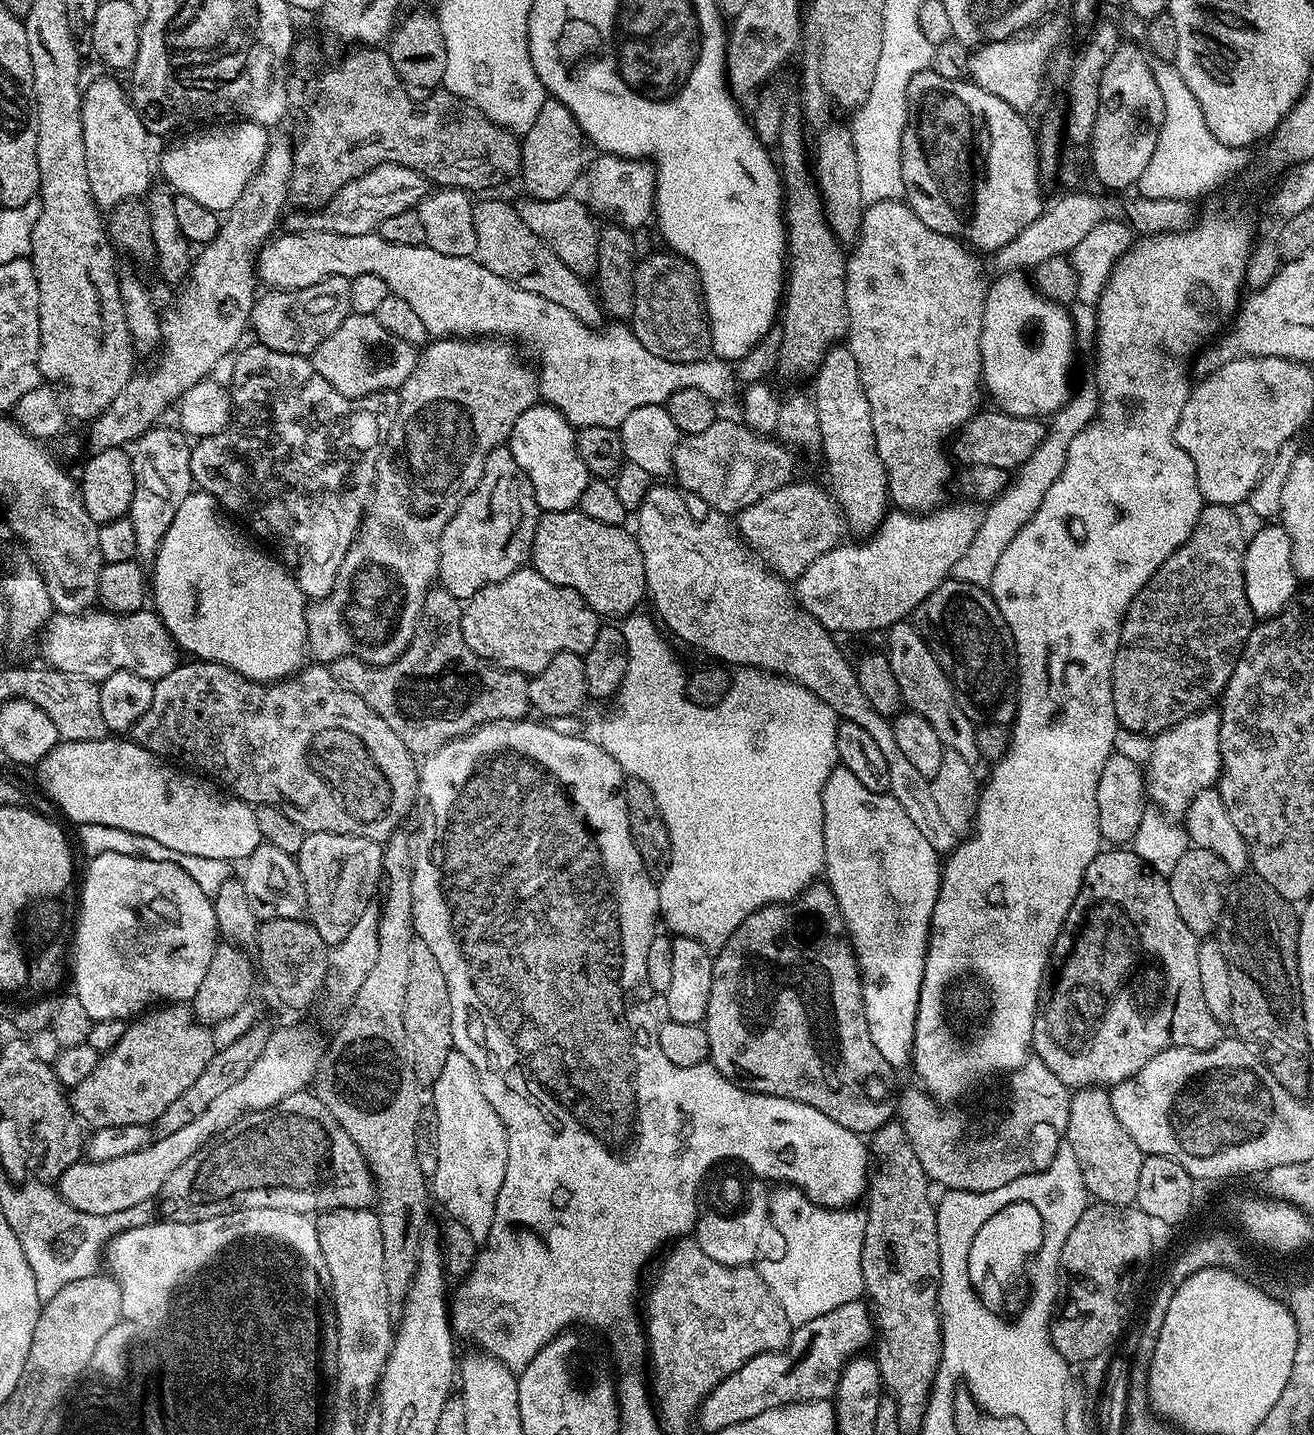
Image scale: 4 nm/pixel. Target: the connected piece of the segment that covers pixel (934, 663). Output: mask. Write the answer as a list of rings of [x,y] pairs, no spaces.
[[[915,623],[893,624],[887,629],[886,636],[889,648],[886,655],[890,662],[890,670],[894,670],[894,678],[898,678],[898,686],[905,705],[922,718],[926,718],[930,726],[934,726],[934,731],[938,733],[938,738],[947,751],[962,754],[964,761],[970,762],[972,768],[979,769],[982,757],[976,741],[977,725],[972,717],[960,709],[956,689],[942,670],[938,658],[928,649],[928,643],[920,637],[920,631],[916,629]]]

